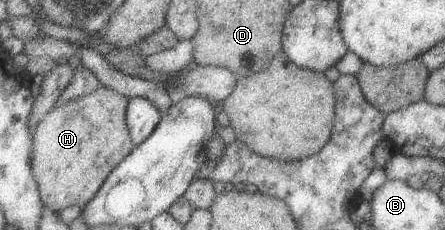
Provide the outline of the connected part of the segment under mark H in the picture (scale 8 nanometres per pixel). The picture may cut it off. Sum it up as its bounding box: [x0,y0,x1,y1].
[32,86,135,210]

